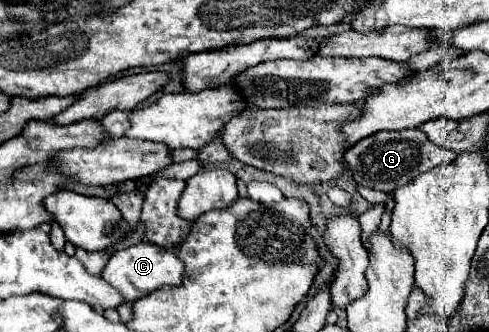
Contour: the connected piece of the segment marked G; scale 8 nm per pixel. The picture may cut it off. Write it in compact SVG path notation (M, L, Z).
M406 129L406 131L382 131L378 135L370 135L362 141L358 141L354 147L346 151L346 165L352 171L352 177L362 187L372 187L376 191L394 193L396 187L402 183L408 183L414 175L420 175L422 171L428 171L432 167L438 167L442 163L454 161L456 153L446 151L442 147L434 147L422 135L418 129Z

